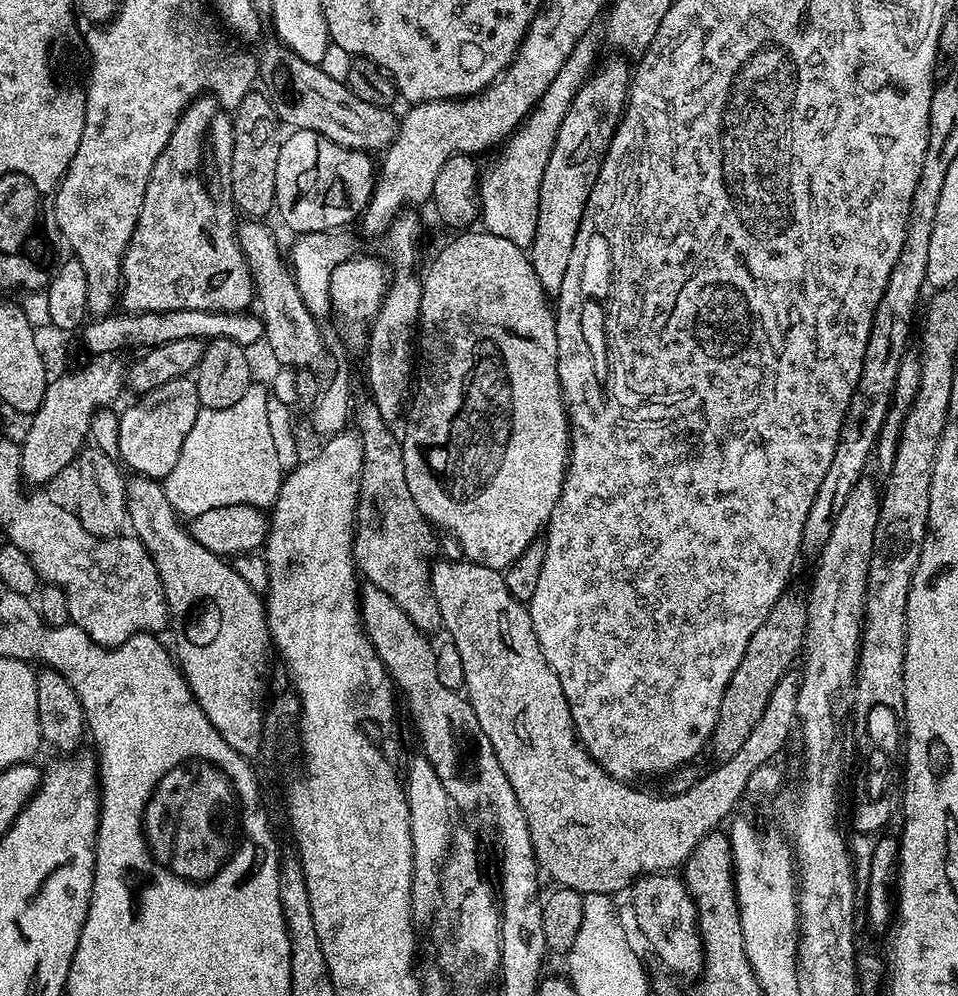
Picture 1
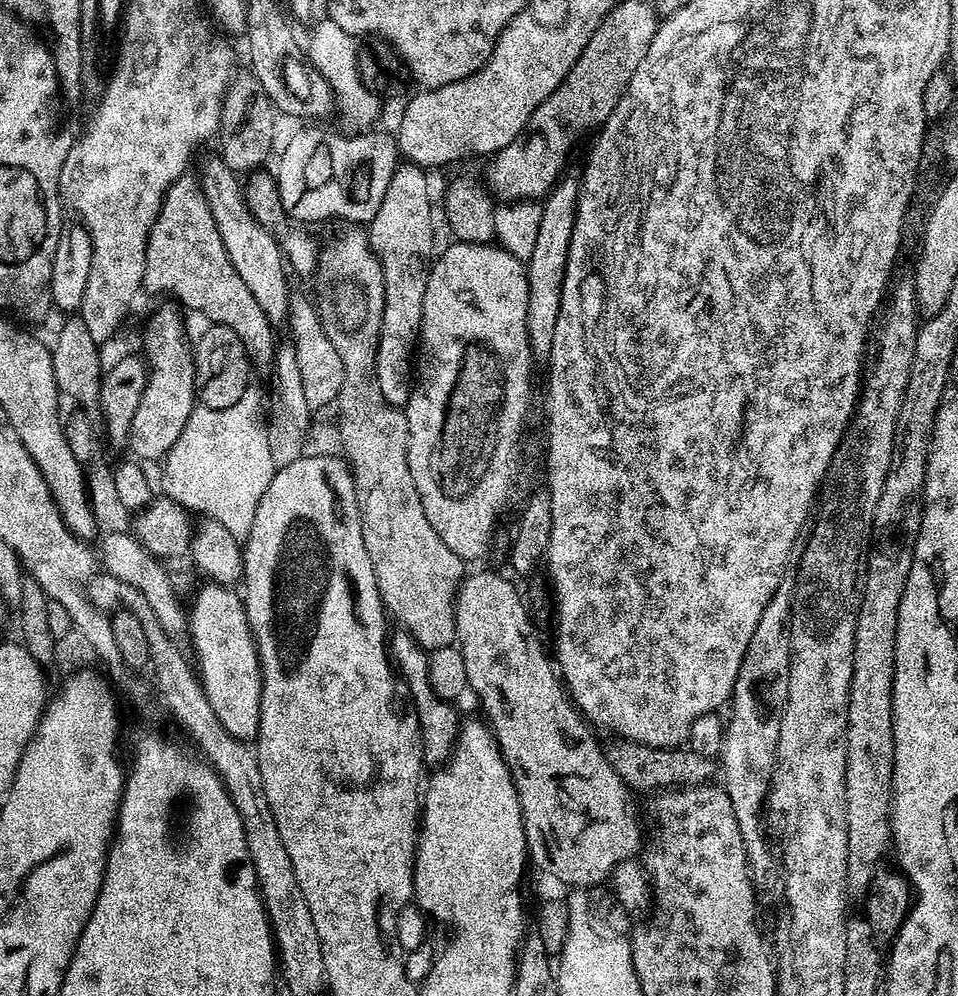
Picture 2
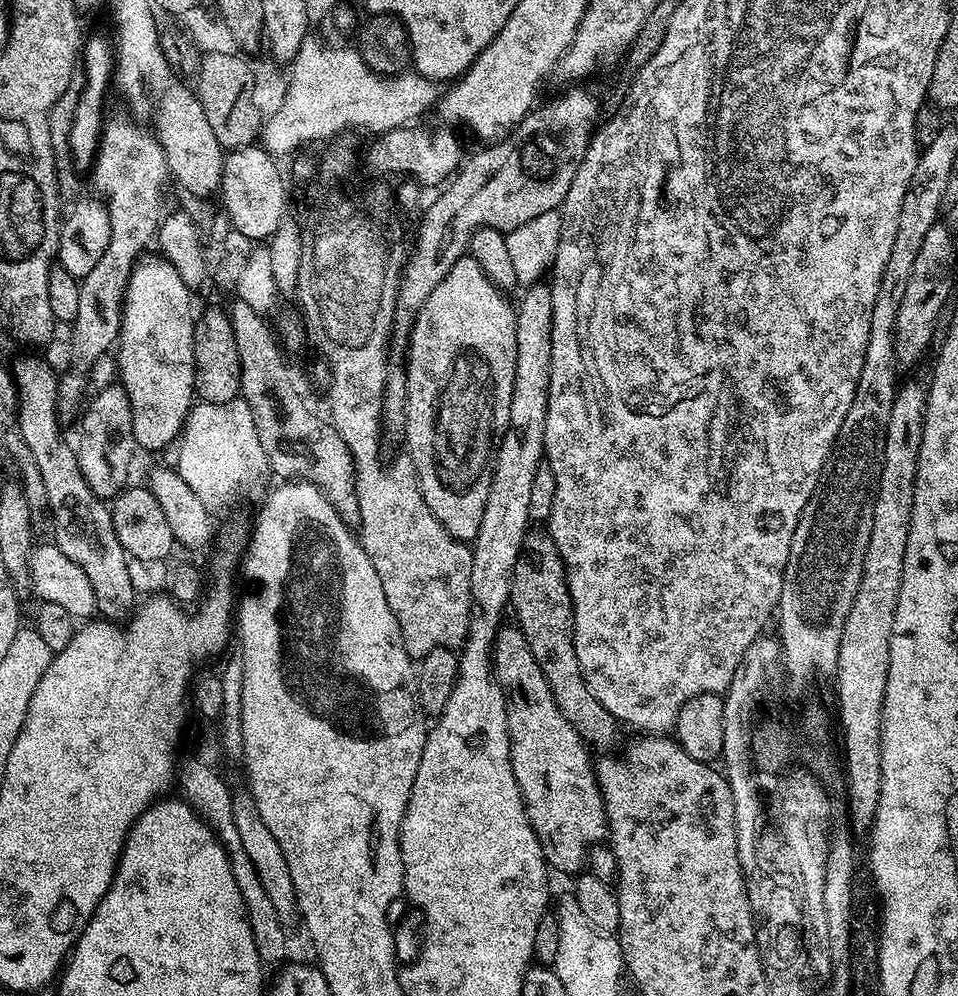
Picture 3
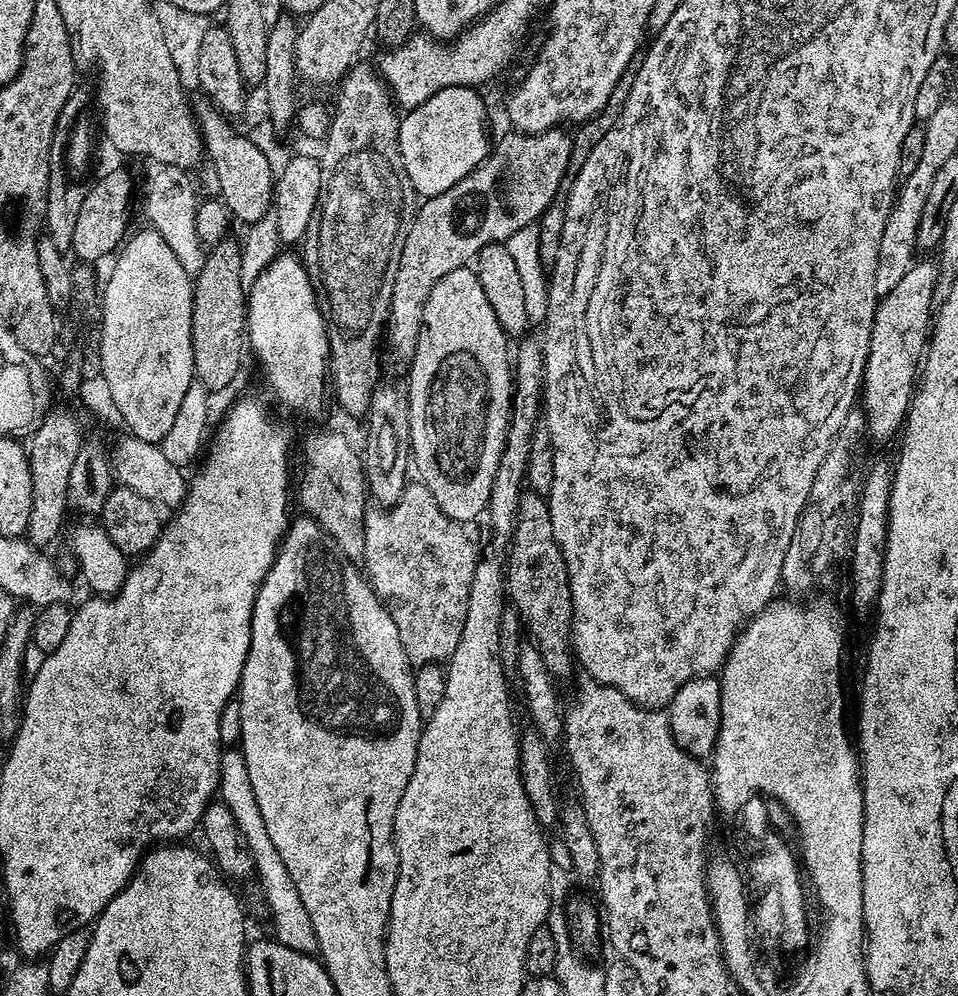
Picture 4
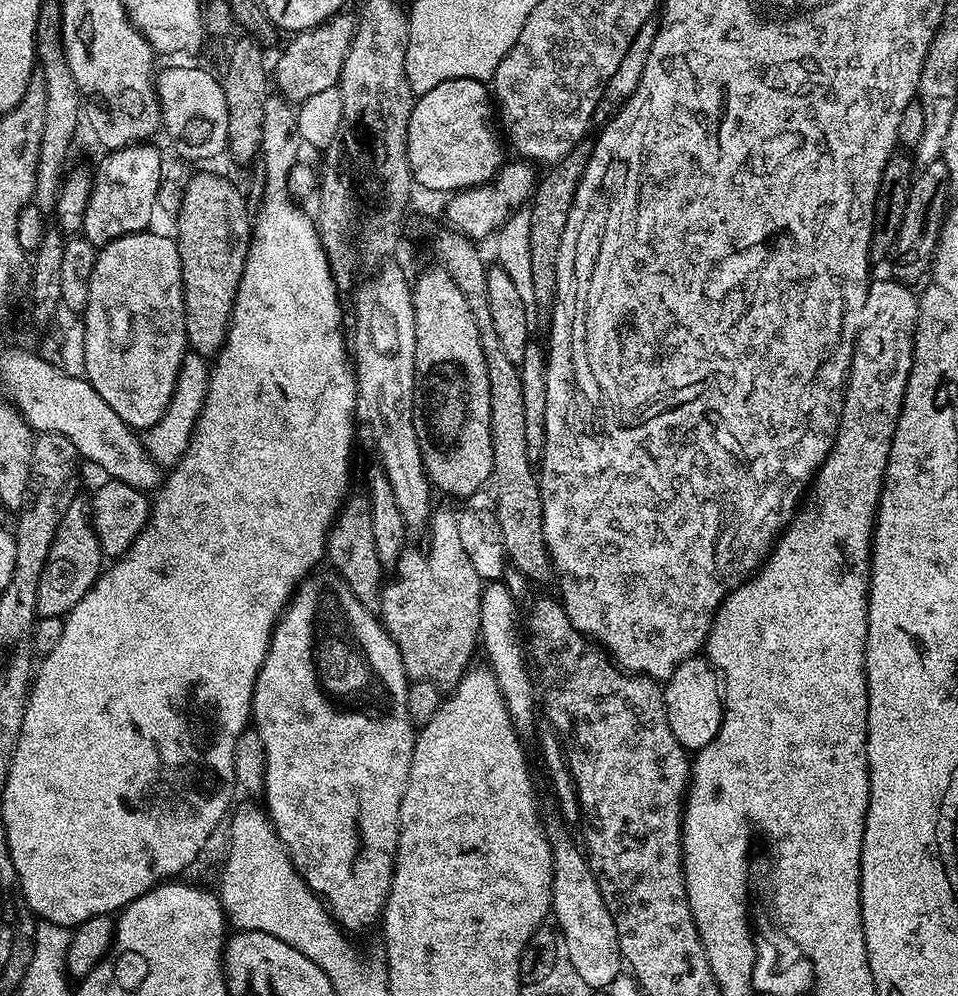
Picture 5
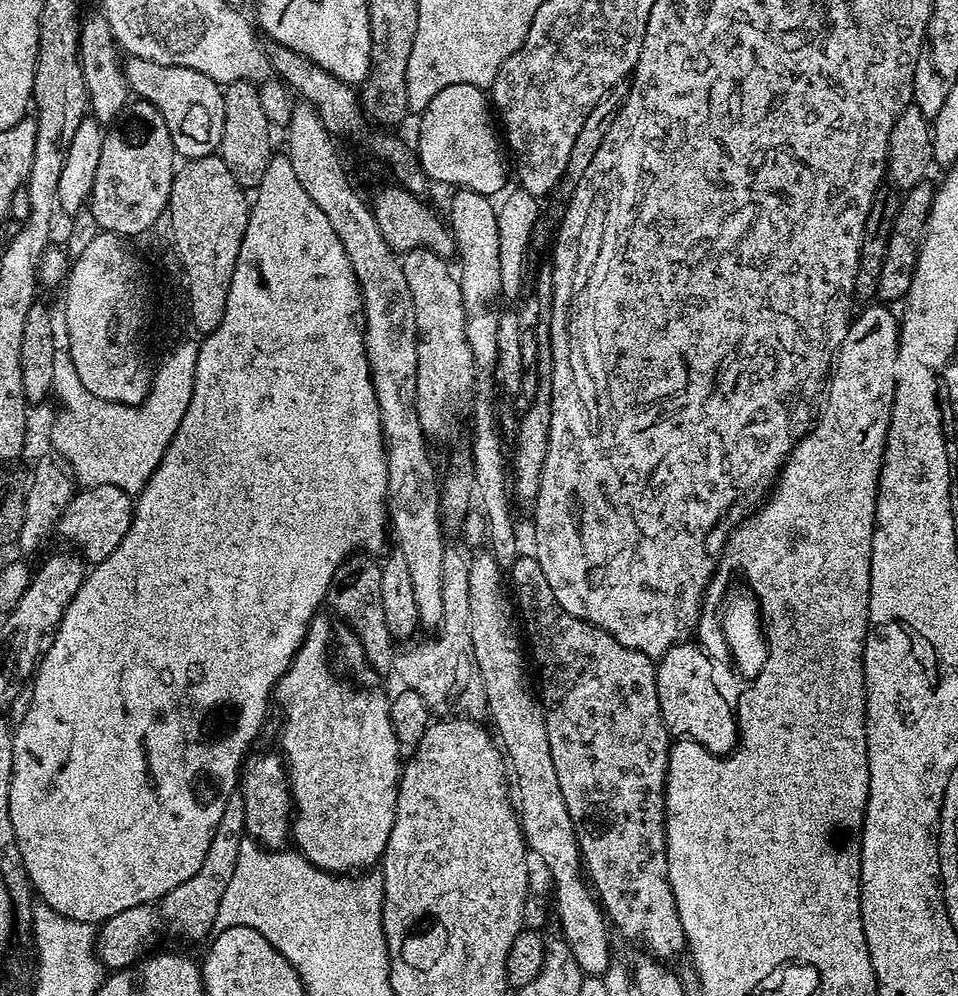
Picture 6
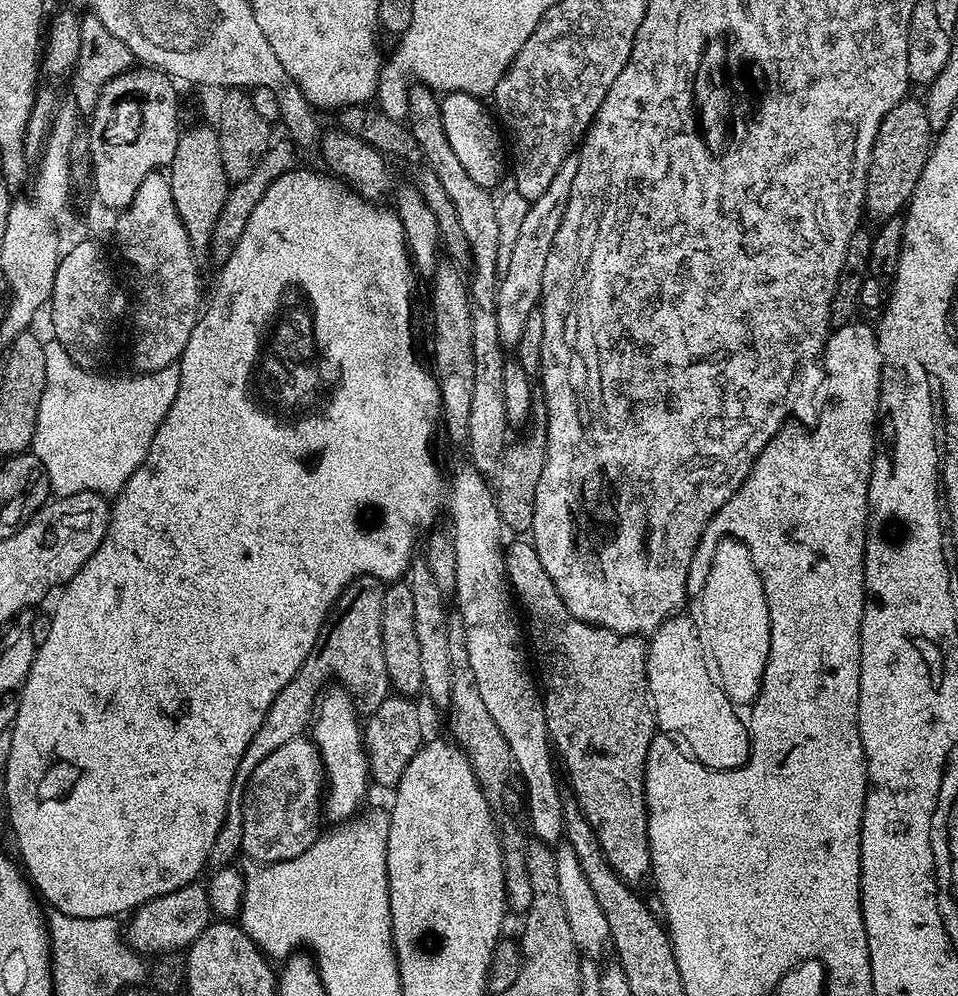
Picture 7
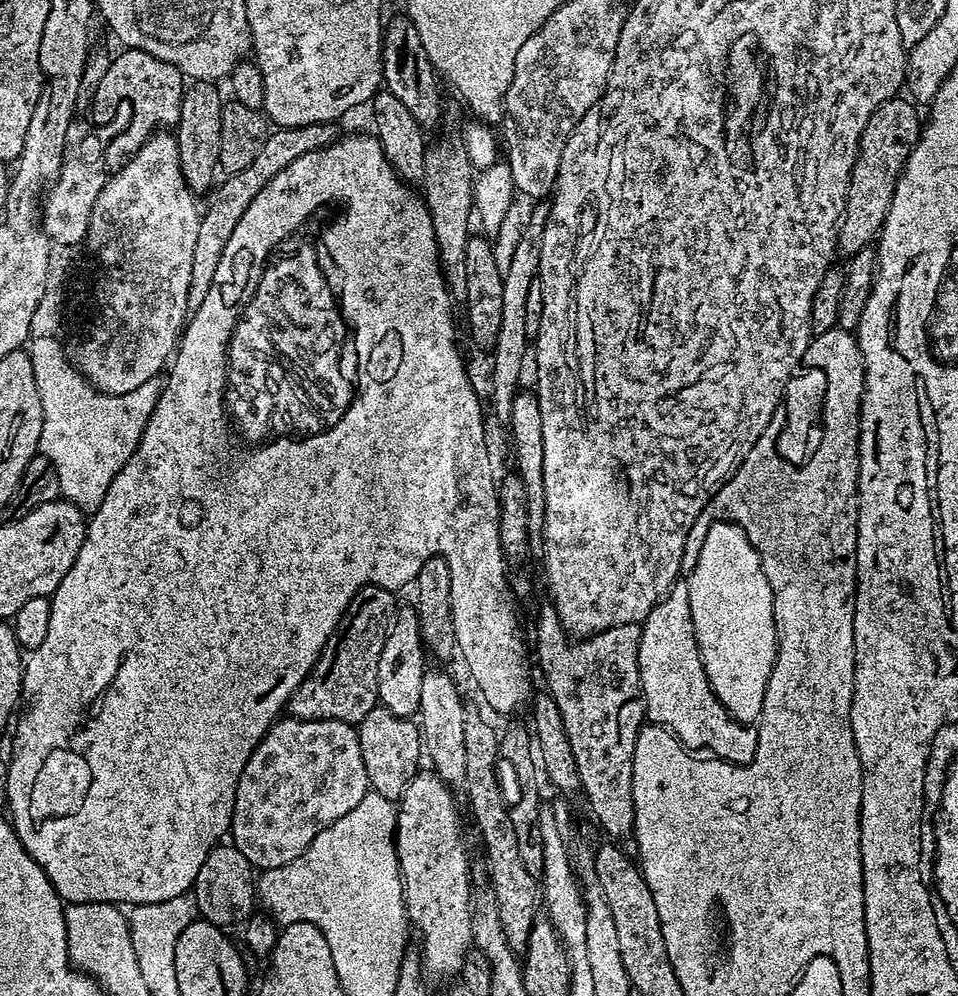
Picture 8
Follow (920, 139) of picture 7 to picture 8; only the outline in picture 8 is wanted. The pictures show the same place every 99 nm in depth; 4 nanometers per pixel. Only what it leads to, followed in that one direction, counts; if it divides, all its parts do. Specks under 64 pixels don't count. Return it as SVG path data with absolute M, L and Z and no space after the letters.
M893 98L887 100L878 110L870 114L866 130L860 139L856 165L848 187L848 201L844 204L844 214L838 226L838 248L845 257L869 247L879 237L890 202L898 186L898 178L904 173L906 162L920 140L922 116L911 99Z

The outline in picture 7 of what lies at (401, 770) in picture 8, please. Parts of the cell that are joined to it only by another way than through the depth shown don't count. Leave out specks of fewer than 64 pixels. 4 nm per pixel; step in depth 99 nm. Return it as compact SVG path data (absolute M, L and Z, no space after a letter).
M389 694L382 702L382 706L378 706L378 710L374 710L362 724L364 750L368 753L369 775L375 783L377 780L388 790L395 789L402 774L406 774L410 758L414 758L414 754L425 739L424 732L420 729L420 712L412 703L409 697Z

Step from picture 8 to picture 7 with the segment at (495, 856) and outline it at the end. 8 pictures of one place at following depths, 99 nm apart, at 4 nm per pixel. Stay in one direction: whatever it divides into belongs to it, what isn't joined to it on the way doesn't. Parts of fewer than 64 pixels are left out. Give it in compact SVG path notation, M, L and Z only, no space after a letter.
M449 627L450 658L452 659L452 702L447 709L448 728L452 731L451 739L463 748L474 774L478 778L478 786L486 794L486 802L492 811L492 819L496 822L496 831L500 833L500 849L502 850L502 870L504 871L504 899L509 909L527 909L530 902L530 877L526 874L526 828L516 817L516 808L512 805L512 796L508 793L508 783L514 780L514 765L510 754L510 742L502 738L502 730L490 718L490 710L482 703L482 694L478 694L478 686L474 674L468 669L468 651L464 645L464 634L459 627Z

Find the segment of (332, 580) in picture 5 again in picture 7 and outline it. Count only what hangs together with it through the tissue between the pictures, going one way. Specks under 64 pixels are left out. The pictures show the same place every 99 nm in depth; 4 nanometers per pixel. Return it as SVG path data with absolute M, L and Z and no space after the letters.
M343 690L325 691L319 697L318 707L310 725L310 736L320 752L326 777L326 795L323 797L323 811L332 822L347 822L361 811L360 803L368 792L370 775L368 753L364 750L362 720L352 703L352 697Z

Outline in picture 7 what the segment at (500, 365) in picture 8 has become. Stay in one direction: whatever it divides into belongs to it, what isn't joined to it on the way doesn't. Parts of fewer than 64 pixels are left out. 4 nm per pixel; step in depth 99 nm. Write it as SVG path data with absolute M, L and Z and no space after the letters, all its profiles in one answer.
M573 154L558 166L558 174L550 181L550 187L537 200L531 201L526 219L520 227L514 250L511 251L508 268L501 275L496 299L496 317L498 318L498 338L505 350L514 350L522 339L522 330L526 327L530 314L538 307L542 294L542 282L548 276L548 259L554 251L556 240L560 236L562 218L568 209L570 194L574 186L574 174L578 174L579 155Z

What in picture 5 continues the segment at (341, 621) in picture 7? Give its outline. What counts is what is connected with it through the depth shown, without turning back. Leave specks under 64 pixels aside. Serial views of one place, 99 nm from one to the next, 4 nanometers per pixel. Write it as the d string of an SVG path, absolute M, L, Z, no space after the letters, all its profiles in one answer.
M352 494L345 500L340 515L333 520L332 527L328 529L326 560L327 563L332 563L329 564L331 571L340 573L346 586L350 586L350 590L354 590L354 598L358 598L358 602L372 606L379 601L382 569L378 562L378 550L367 495Z

